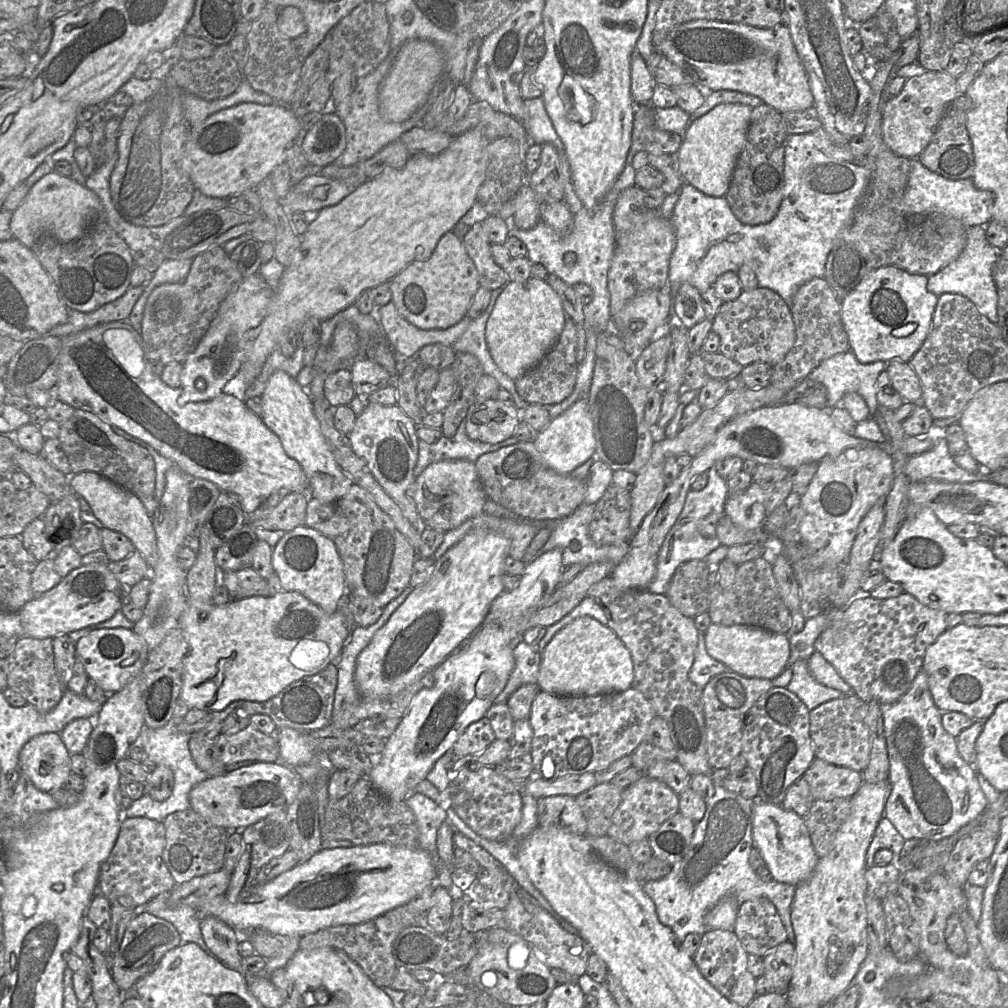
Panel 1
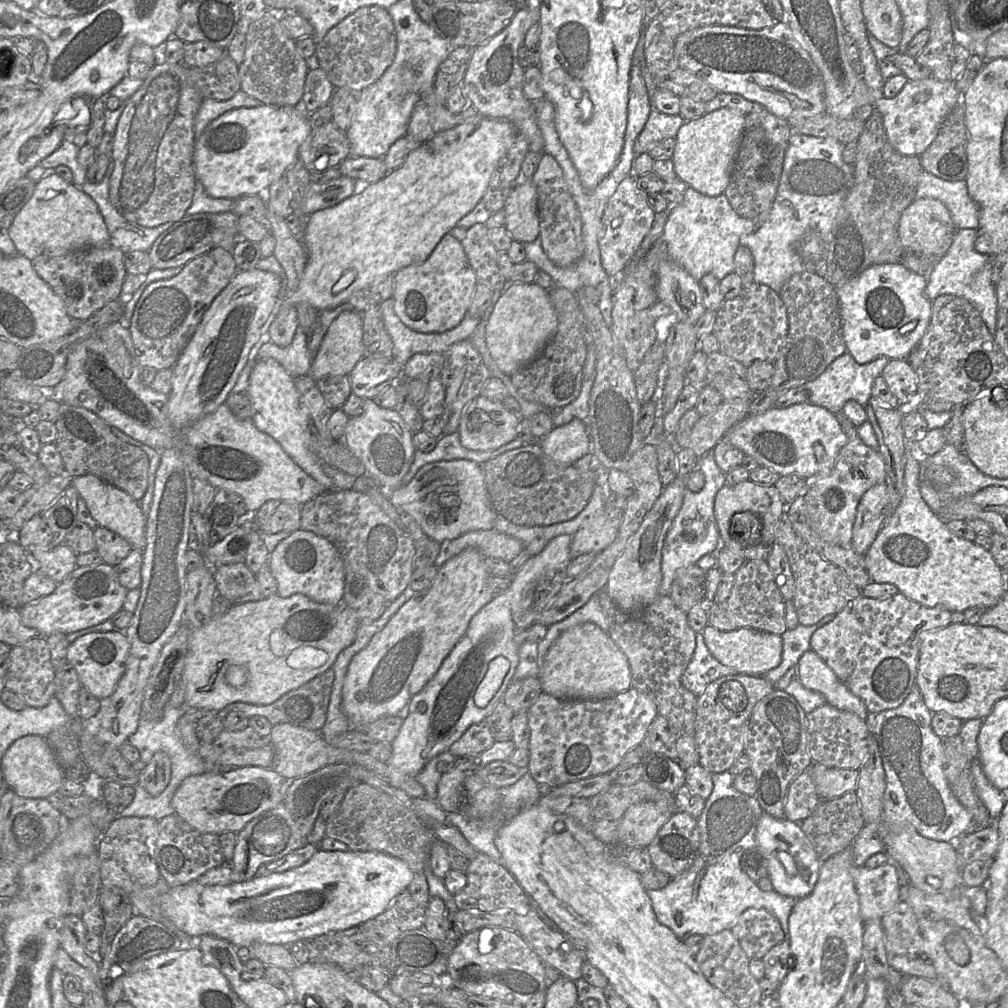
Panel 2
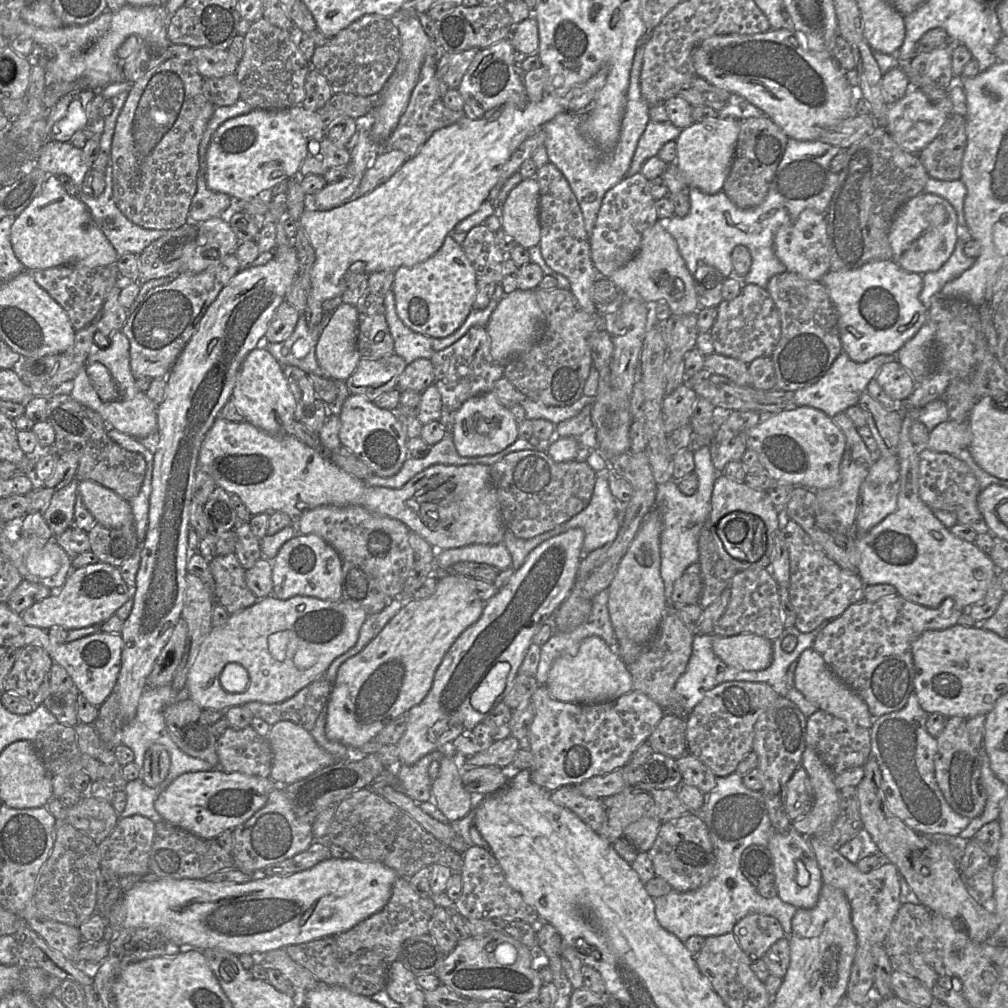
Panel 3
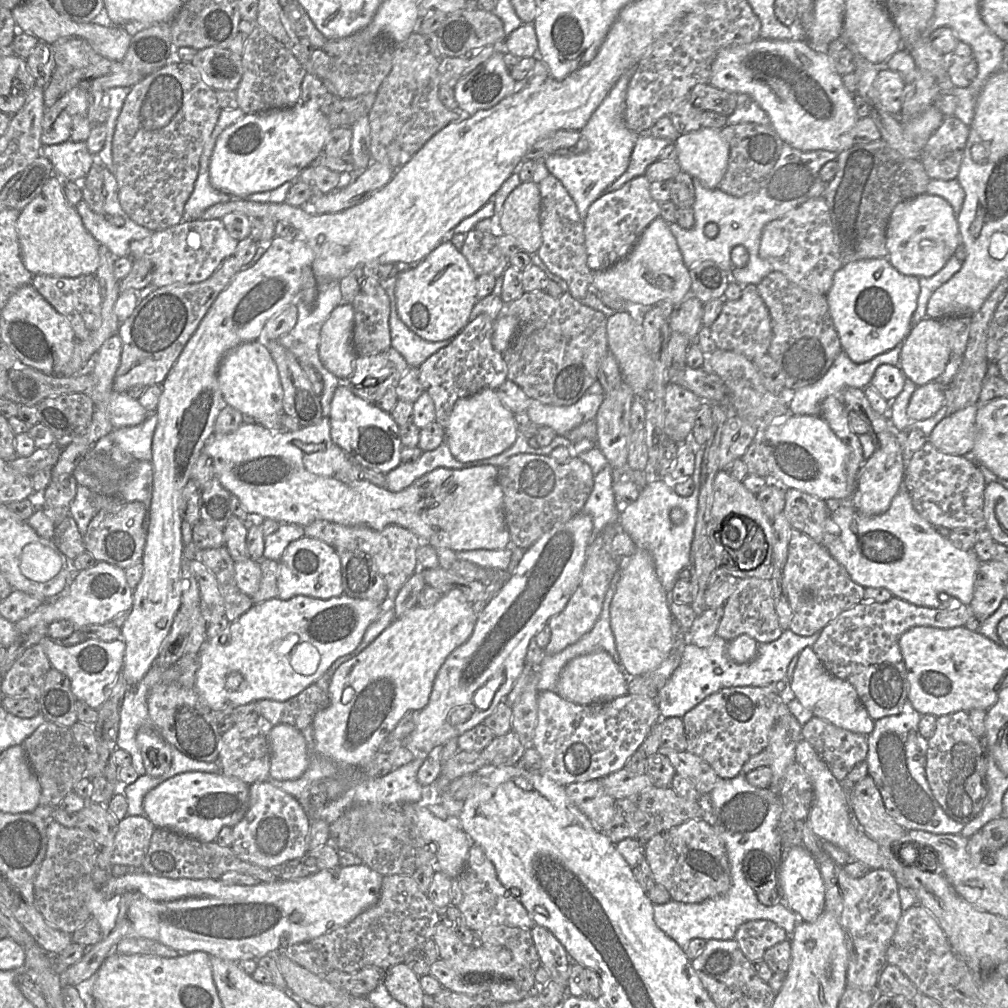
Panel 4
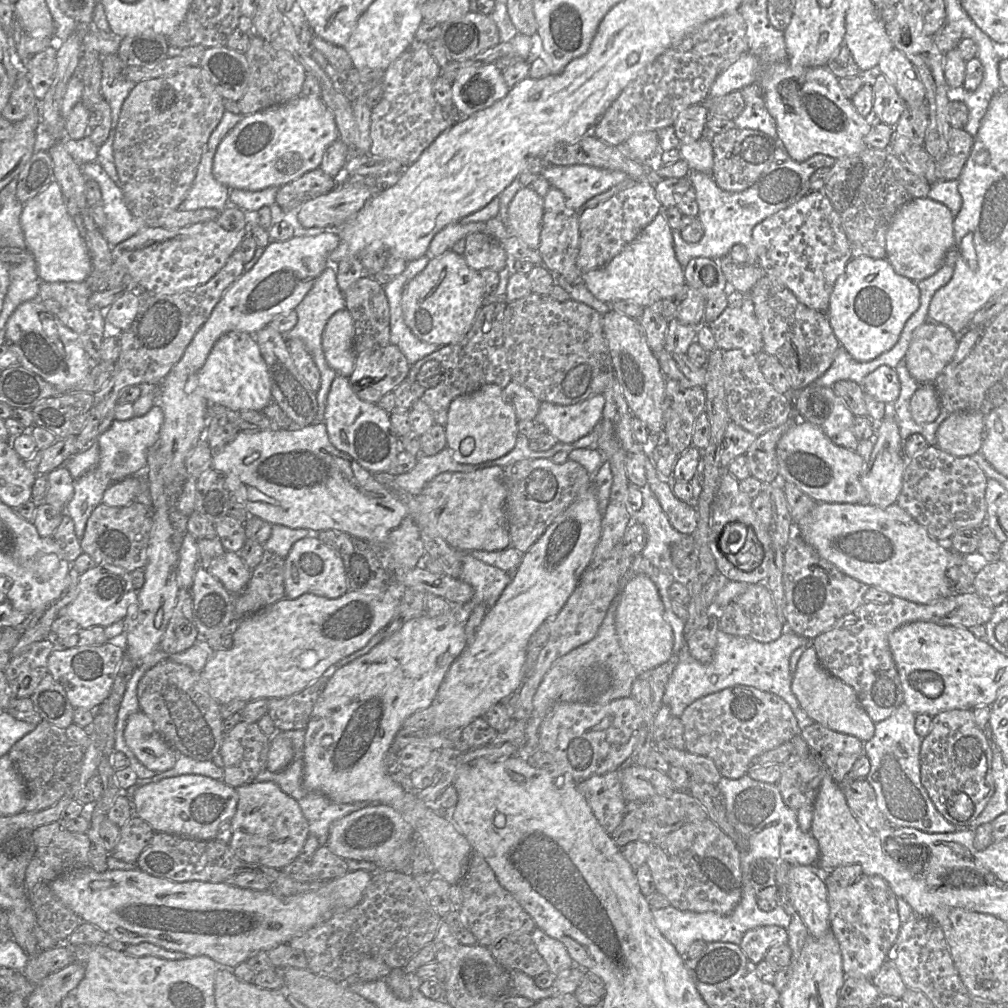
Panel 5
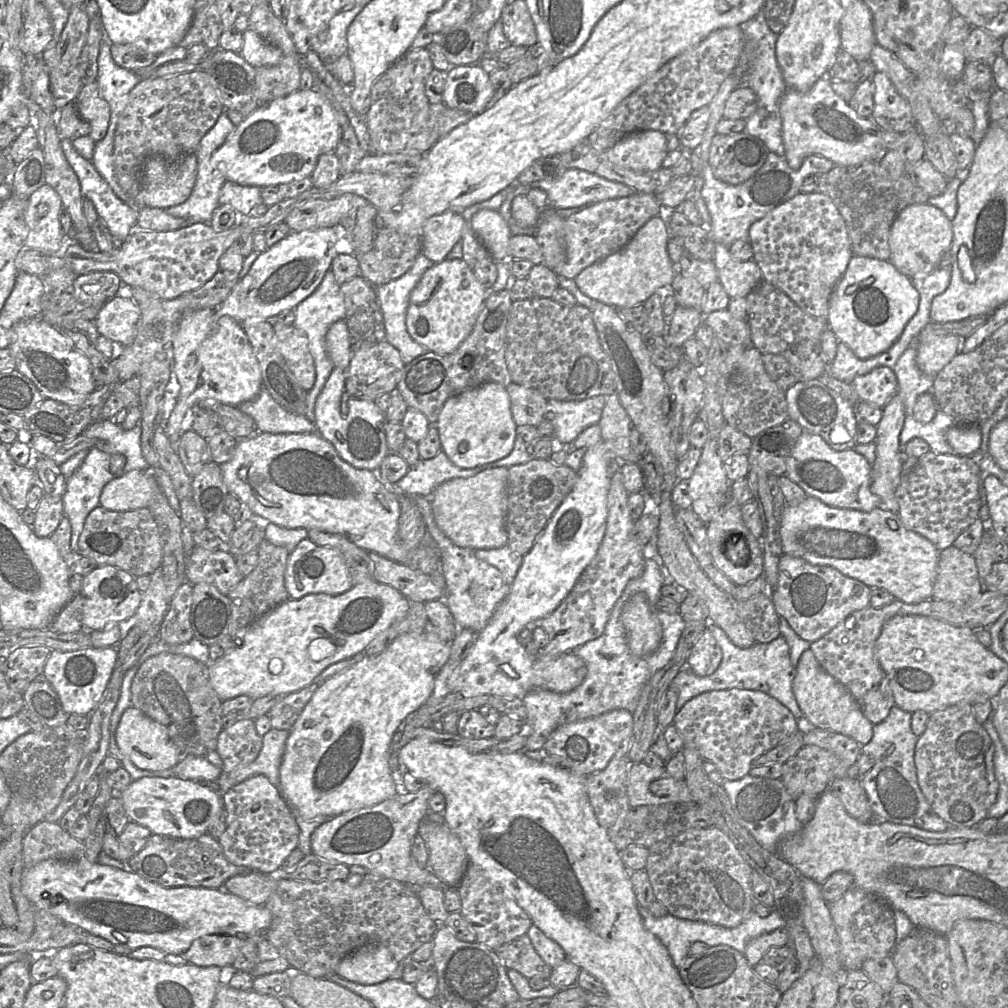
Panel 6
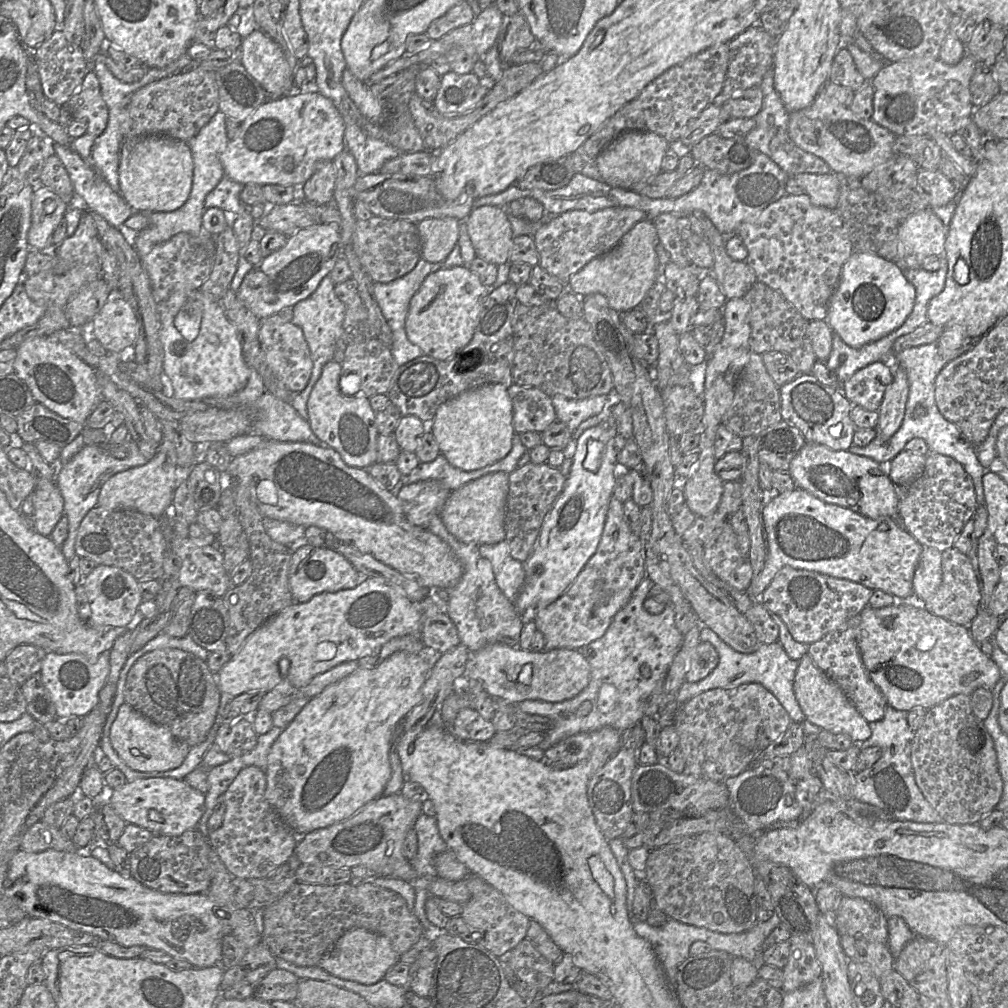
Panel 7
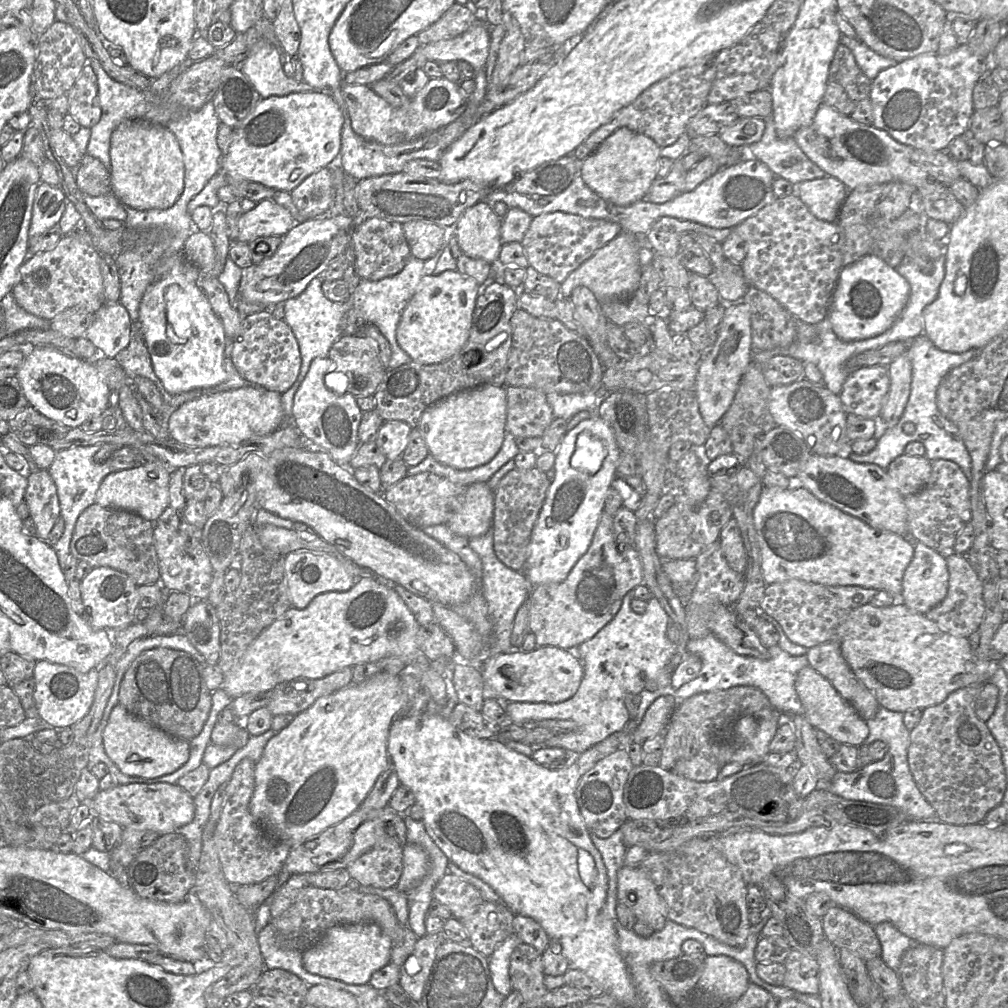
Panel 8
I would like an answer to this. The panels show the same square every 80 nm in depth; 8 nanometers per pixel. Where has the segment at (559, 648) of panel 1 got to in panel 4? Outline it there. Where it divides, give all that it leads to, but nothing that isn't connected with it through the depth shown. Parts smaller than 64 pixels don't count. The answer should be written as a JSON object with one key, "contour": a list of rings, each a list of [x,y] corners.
{"contour":[[[605,651],[582,655],[569,661],[560,673],[556,692],[564,699],[577,704],[594,704],[611,700],[628,693],[629,676]]]}

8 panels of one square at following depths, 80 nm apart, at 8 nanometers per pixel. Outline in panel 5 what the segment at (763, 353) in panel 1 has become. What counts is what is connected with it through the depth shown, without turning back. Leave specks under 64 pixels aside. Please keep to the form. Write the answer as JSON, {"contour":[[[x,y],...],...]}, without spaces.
{"contour":[[[745,295],[740,307],[727,306],[708,326],[714,335],[716,347],[721,350],[741,350],[754,355],[763,351],[761,327],[749,295]]]}

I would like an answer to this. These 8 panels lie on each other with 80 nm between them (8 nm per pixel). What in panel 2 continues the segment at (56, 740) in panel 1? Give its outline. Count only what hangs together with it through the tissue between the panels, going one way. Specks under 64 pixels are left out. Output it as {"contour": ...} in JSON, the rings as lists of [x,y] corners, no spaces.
{"contour":[[[26,735],[15,740],[1,760],[1,771],[9,789],[24,798],[47,799],[58,792],[65,775],[45,737]]]}

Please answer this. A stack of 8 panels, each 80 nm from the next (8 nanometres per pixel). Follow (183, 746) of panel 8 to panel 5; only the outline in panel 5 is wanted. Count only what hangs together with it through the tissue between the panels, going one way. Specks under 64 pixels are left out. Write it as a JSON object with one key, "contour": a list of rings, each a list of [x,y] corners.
{"contour":[[[141,711],[128,717],[124,740],[140,763],[150,771],[165,772],[176,763],[175,749],[164,740],[149,717]]]}

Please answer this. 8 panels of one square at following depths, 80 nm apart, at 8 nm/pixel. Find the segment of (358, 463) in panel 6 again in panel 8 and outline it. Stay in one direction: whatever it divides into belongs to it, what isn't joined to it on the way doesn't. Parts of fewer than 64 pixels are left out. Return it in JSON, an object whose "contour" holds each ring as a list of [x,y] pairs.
{"contour":[[[329,357],[315,358],[293,398],[291,423],[302,435],[323,447],[331,458],[341,466],[349,466],[359,447],[359,427],[363,412],[355,396],[338,394],[326,385],[325,378],[336,370]]]}

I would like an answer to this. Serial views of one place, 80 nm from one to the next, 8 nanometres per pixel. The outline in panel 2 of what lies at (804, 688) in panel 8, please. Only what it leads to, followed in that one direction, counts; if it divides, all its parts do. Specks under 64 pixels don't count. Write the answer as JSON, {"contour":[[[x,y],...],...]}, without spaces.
{"contour":[[[808,650],[801,656],[797,664],[797,676],[804,687],[821,693],[826,703],[867,719],[869,711],[863,701],[838,679],[813,650]]]}

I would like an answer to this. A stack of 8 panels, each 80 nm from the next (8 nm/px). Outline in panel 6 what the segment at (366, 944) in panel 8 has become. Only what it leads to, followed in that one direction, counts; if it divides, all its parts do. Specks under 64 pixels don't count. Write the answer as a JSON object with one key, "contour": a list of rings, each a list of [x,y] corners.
{"contour":[[[367,944],[343,958],[335,973],[352,982],[374,985],[390,979],[398,965],[387,947]]]}

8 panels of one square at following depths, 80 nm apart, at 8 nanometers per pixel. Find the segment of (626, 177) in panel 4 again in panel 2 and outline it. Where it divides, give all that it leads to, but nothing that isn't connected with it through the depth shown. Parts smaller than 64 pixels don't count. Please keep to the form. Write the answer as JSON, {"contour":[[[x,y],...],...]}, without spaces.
{"contour":[[[652,109],[643,131],[634,144],[634,158],[642,153],[649,153],[662,140],[676,137],[684,123],[681,115],[667,115]]]}

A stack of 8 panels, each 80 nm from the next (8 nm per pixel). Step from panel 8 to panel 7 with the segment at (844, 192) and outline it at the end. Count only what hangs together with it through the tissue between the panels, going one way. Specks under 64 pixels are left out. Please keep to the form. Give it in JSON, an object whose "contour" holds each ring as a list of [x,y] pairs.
{"contour":[[[802,173],[795,176],[797,183],[803,188],[816,206],[836,209],[839,197],[839,180],[837,174]]]}

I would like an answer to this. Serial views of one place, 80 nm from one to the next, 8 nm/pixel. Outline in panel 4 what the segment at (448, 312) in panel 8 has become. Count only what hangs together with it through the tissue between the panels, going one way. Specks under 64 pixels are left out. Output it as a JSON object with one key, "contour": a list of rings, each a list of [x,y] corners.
{"contour":[[[445,240],[415,267],[398,272],[395,284],[398,315],[426,341],[452,340],[470,322],[470,314],[478,302],[477,280],[478,276],[461,251],[451,240]]]}

